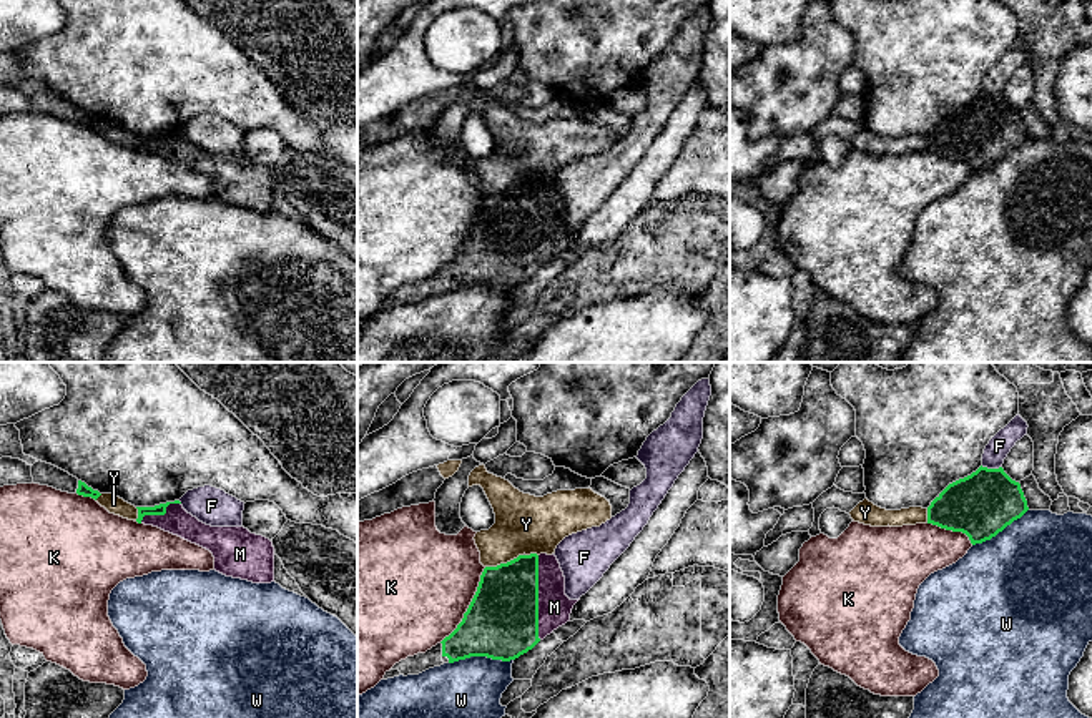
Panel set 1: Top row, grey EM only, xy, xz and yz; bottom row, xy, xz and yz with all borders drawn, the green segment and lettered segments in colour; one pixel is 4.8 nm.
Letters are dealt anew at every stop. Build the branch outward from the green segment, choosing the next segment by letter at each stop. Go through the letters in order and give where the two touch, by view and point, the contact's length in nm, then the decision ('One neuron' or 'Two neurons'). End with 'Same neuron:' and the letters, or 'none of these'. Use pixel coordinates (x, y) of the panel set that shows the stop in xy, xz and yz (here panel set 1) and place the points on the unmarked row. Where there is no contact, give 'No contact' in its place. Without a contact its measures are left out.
F: Touches green at yz (991, 97). Shared border 100 nm. Two neurons
K: Touches green at xz (469, 233). Shared border 440 nm. Two neurons
M: Touches green at xz (537, 225). Shared border 400 nm. One neuron
W: Touches green at xz (481, 283). Shared border 320 nm. Two neurons
Y: Touches green at xz (504, 191). Shared border 200 nm. Two neurons
Same neuron: M

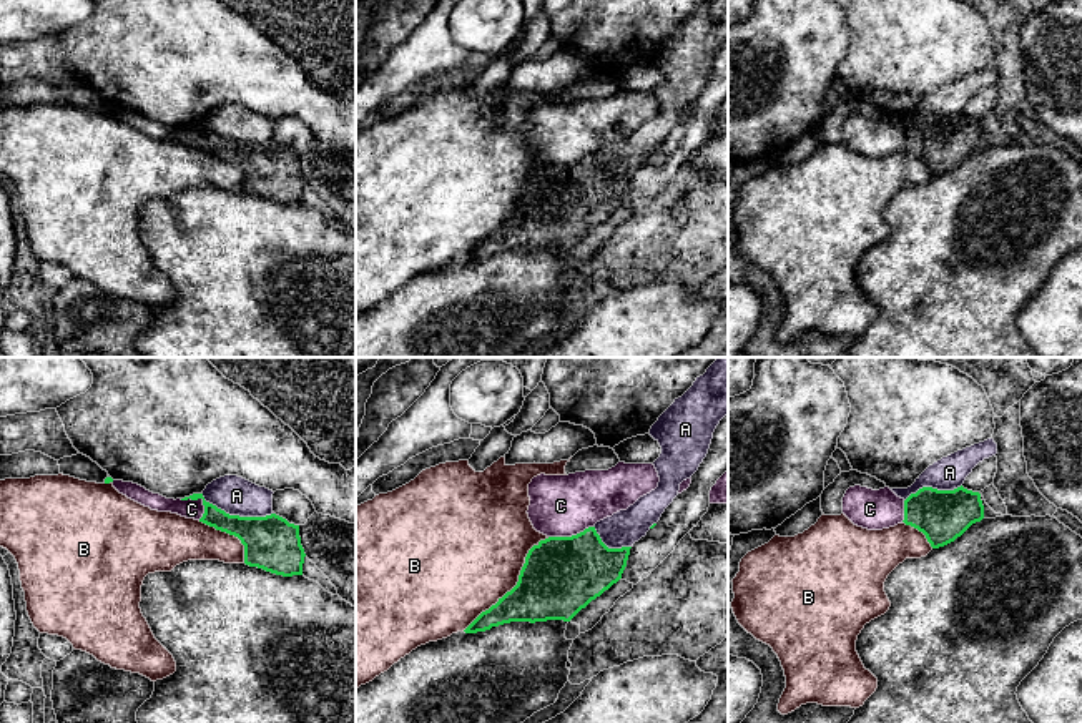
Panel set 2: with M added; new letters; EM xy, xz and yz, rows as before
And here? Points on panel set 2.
A: Touches green at xy (236, 143). Shared border 360 nm. Two neurons
B: Touches green at xz (517, 211). Shared border 600 nm. Two neurons
C: Touches green at xz (572, 163). Shared border 220 nm. Two neurons
Same neuron: none of these

